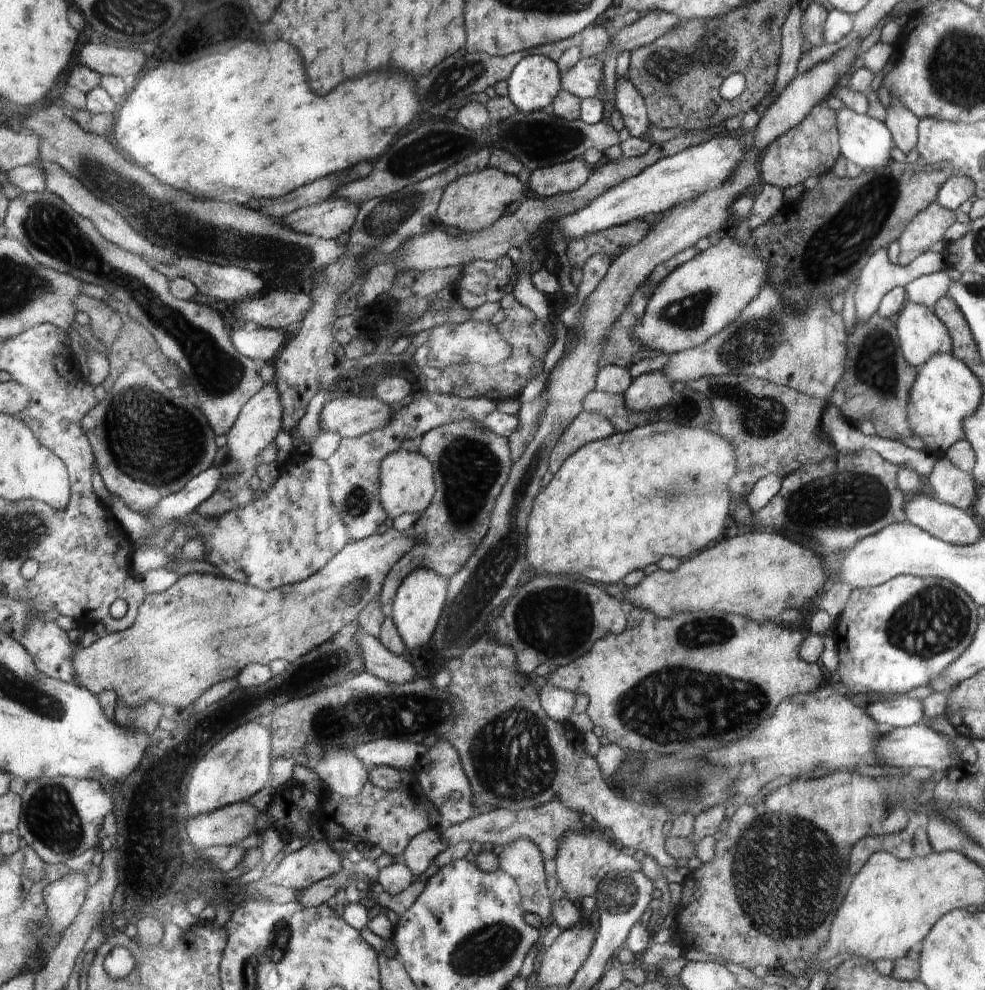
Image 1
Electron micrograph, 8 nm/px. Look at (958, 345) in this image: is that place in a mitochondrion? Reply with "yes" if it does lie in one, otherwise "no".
no

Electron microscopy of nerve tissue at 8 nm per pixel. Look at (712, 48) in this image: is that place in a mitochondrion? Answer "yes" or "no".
yes

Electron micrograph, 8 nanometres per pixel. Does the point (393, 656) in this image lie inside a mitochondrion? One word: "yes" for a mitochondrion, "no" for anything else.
no

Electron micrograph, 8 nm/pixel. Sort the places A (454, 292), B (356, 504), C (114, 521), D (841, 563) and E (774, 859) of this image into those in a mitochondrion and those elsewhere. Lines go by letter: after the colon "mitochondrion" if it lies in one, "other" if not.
A: other
B: mitochondrion
C: other
D: other
E: mitochondrion

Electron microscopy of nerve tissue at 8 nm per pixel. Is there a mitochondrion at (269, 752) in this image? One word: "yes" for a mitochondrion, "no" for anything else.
no

